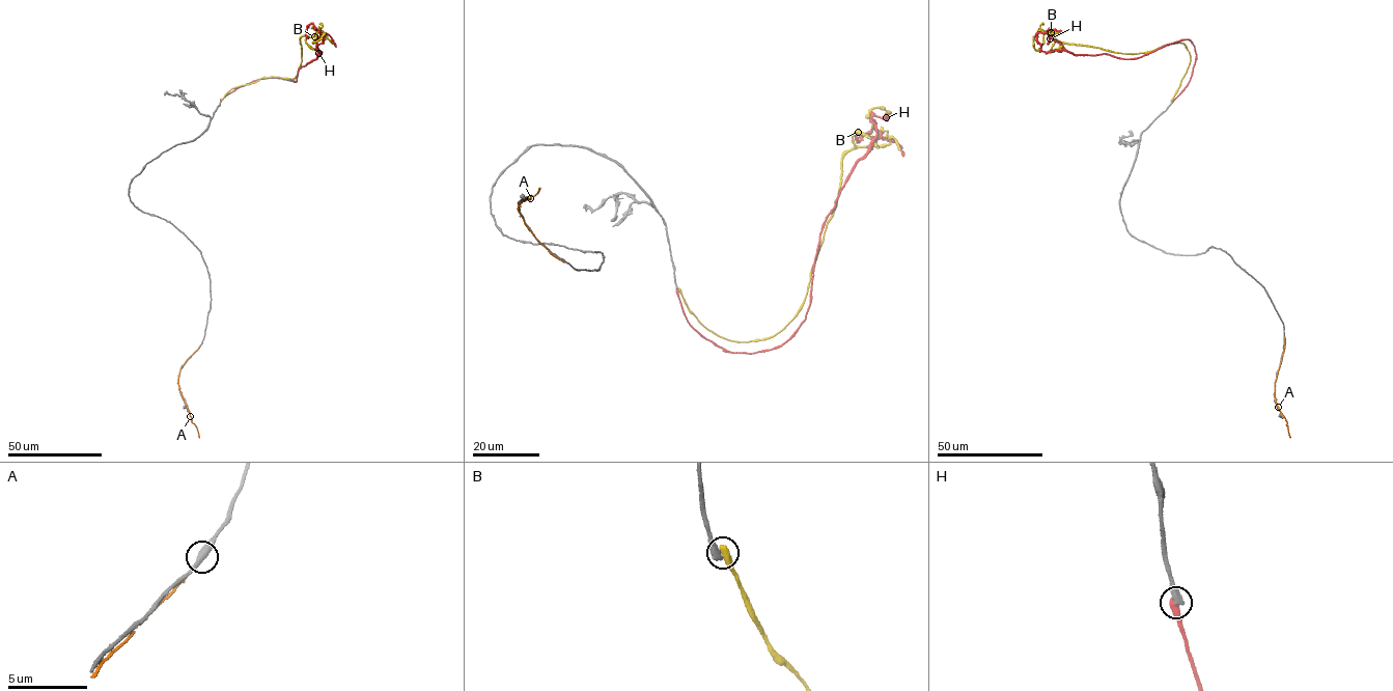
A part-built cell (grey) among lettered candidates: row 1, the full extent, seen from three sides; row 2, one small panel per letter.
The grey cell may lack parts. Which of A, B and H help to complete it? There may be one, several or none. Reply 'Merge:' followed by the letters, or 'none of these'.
Merge: none of these

